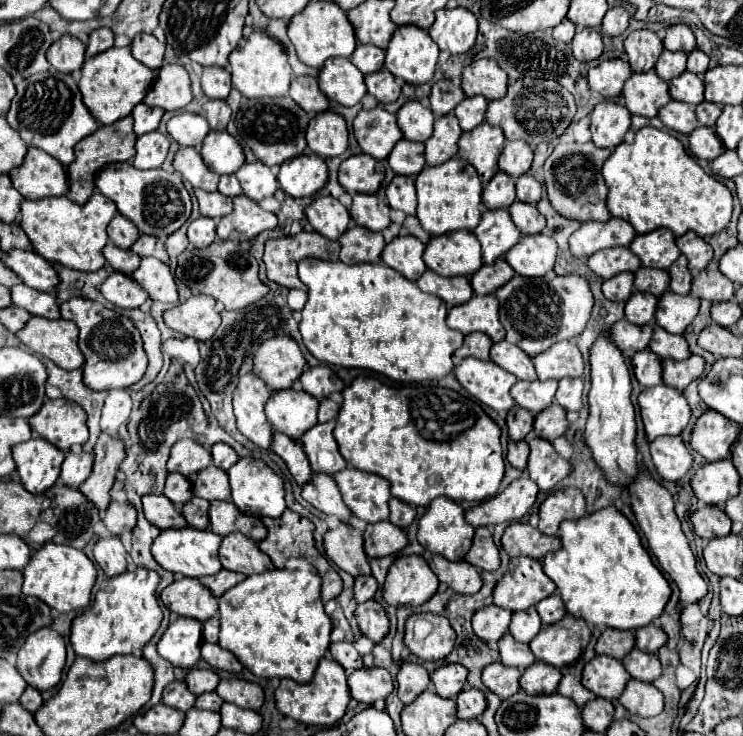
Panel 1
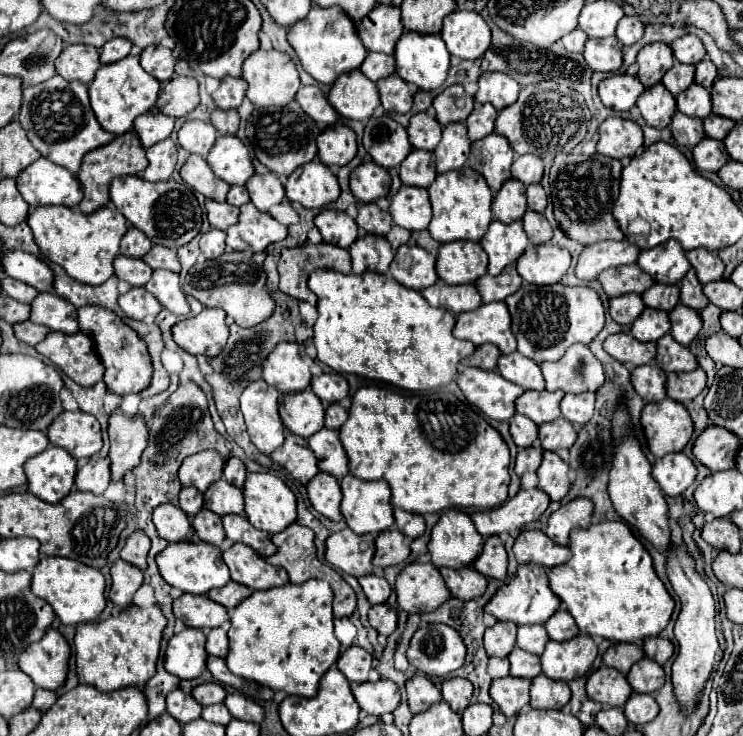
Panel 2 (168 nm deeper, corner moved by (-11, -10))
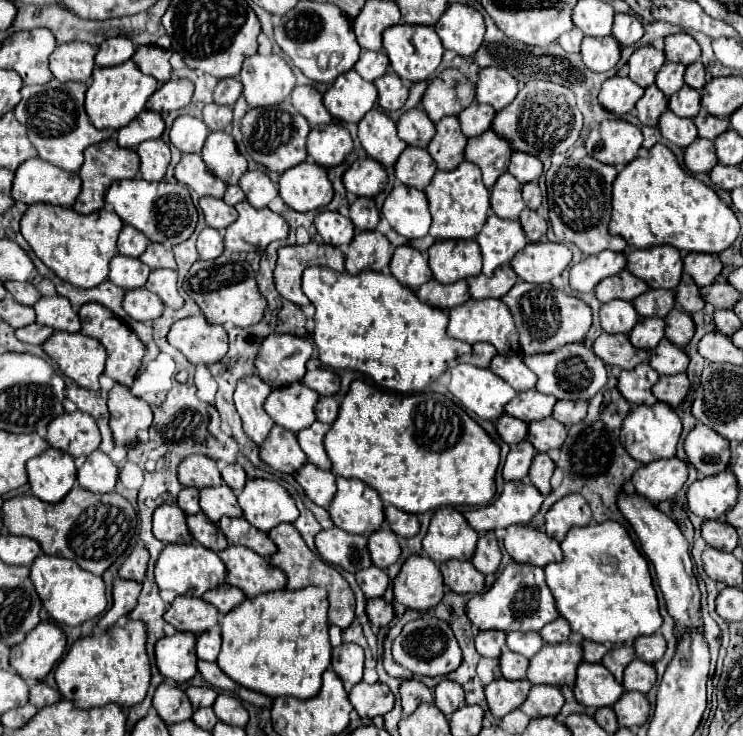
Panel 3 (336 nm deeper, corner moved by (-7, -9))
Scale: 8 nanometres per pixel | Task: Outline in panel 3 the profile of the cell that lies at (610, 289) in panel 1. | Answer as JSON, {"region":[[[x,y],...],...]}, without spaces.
{"region":[[[611,300],[601,306],[599,318],[601,318],[601,328],[607,334],[619,334],[619,332],[629,334],[635,322],[639,320],[639,314],[629,300]]]}

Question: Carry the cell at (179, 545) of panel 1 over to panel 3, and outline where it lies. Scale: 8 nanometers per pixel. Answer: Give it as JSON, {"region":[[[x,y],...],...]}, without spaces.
{"region":[[[167,544],[155,564],[155,582],[161,590],[199,598],[203,592],[225,582],[225,564],[213,550],[203,548],[201,544]]]}

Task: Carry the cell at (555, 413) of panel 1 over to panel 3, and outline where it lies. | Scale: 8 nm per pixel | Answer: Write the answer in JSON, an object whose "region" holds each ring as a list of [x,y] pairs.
{"region":[[[545,418],[541,422],[531,422],[529,424],[529,442],[535,446],[539,452],[547,452],[551,448],[561,448],[565,438],[567,438],[567,428],[557,422],[555,418]]]}

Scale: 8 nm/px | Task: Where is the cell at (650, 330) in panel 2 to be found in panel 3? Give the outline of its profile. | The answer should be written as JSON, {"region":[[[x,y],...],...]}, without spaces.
{"region":[[[639,318],[633,330],[629,332],[629,340],[635,348],[651,350],[659,344],[659,340],[665,336],[665,322],[661,318]]]}

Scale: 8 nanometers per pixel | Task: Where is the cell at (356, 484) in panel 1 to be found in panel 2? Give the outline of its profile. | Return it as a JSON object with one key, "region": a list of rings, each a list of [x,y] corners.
{"region":[[[353,475],[341,479],[341,515],[351,531],[357,535],[381,533],[393,527],[393,505],[387,483],[361,481]]]}

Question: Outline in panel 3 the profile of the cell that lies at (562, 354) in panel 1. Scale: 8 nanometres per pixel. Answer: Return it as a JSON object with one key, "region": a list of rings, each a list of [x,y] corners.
{"region":[[[567,344],[555,352],[549,354],[535,354],[535,356],[525,356],[525,364],[537,374],[537,390],[543,394],[551,394],[557,400],[589,400],[595,396],[607,382],[607,372],[605,364],[601,362],[599,356],[595,356],[589,348],[583,344]]]}

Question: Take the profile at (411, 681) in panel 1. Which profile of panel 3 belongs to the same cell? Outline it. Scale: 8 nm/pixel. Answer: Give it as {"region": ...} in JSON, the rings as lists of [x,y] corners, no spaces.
{"region":[[[405,680],[399,688],[401,694],[401,704],[403,704],[403,714],[413,714],[415,708],[419,706],[419,702],[433,702],[433,692],[431,688],[427,688],[421,680]]]}

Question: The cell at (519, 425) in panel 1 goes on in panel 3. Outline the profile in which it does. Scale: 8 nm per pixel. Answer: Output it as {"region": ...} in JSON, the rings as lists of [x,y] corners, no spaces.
{"region":[[[503,414],[497,420],[497,432],[503,442],[507,444],[519,444],[527,438],[527,424],[519,418],[513,418],[509,414]]]}

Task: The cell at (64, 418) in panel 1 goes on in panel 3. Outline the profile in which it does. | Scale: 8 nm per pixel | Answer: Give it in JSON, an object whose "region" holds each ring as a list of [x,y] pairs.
{"region":[[[75,410],[71,414],[65,412],[51,420],[45,438],[49,446],[71,456],[89,456],[101,444],[101,434],[95,418],[81,410]]]}

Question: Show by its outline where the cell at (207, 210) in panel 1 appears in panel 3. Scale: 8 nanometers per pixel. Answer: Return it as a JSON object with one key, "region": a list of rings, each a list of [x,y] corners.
{"region":[[[211,196],[201,198],[199,206],[205,214],[207,224],[215,230],[225,230],[237,218],[237,212],[231,206],[227,206],[223,200],[217,200],[217,198],[211,198]]]}

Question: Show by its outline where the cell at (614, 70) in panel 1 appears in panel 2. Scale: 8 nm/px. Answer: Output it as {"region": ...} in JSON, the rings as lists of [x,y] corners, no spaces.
{"region":[[[627,73],[611,75],[603,79],[599,85],[599,97],[603,105],[615,111],[621,111],[621,113],[629,111],[639,99],[639,95],[643,95],[643,91],[645,87],[641,85],[641,81]]]}

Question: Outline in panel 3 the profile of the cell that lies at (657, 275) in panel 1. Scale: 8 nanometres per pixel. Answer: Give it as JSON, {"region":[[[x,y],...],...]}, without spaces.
{"region":[[[647,290],[641,296],[633,300],[633,306],[637,308],[639,316],[657,316],[665,318],[669,310],[675,306],[675,292],[673,290]]]}

